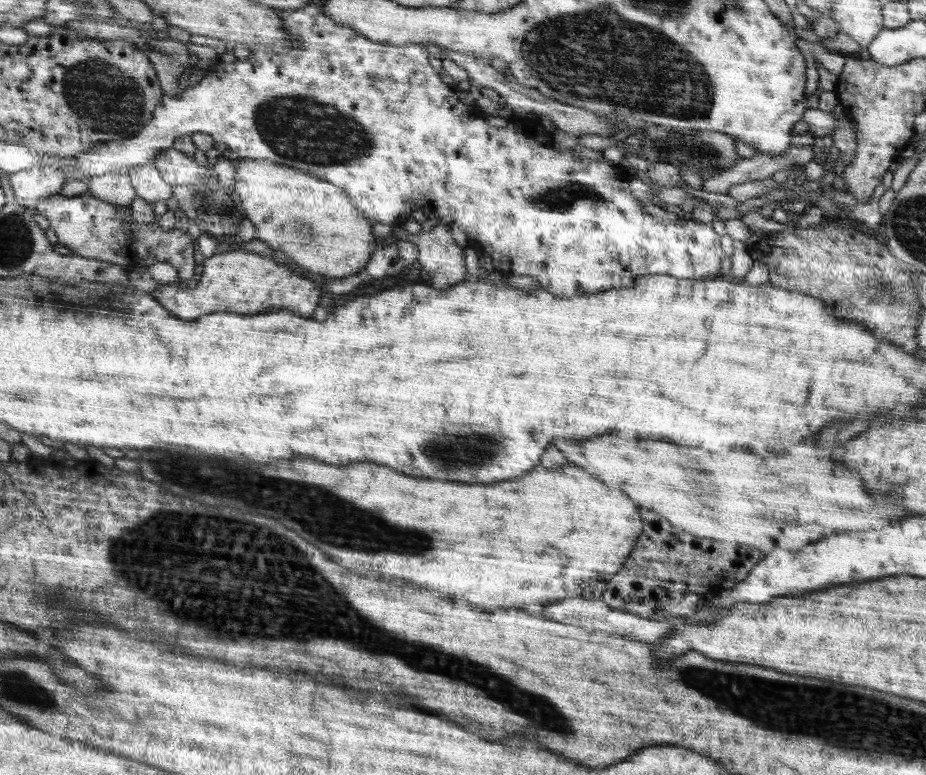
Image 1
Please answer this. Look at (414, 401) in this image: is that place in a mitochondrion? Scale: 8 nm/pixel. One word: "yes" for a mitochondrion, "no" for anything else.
no

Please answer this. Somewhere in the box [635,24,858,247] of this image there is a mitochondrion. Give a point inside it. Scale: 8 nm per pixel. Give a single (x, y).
(678, 146)

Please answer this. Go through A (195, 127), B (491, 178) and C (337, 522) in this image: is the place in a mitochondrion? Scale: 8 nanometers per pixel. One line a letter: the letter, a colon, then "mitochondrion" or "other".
A: other
B: other
C: mitochondrion

